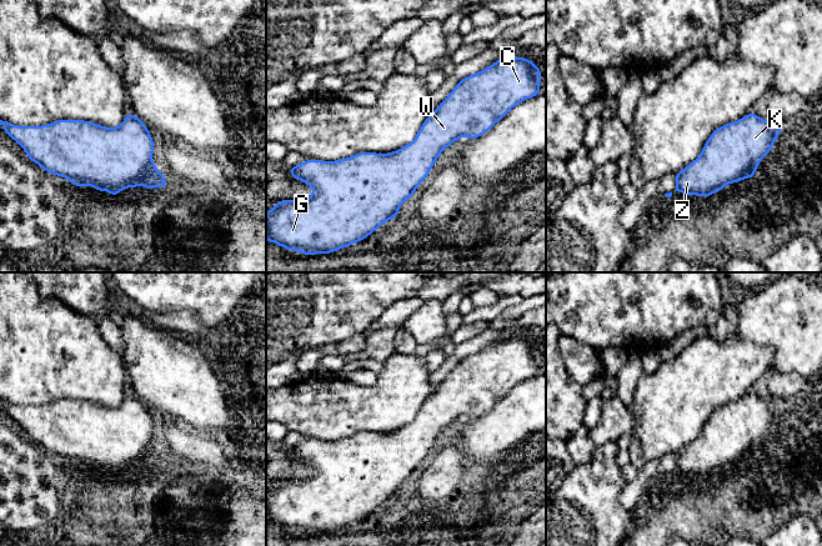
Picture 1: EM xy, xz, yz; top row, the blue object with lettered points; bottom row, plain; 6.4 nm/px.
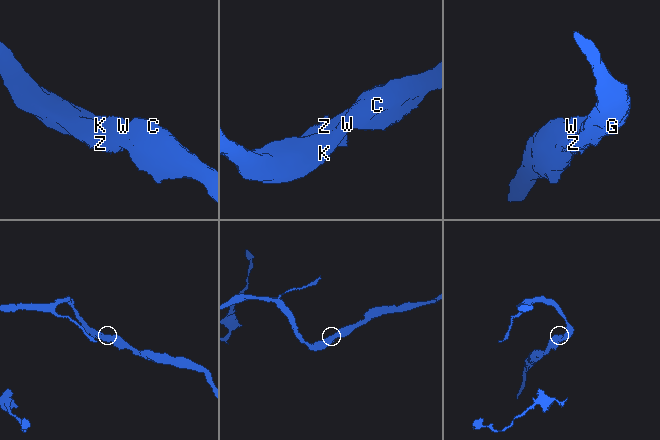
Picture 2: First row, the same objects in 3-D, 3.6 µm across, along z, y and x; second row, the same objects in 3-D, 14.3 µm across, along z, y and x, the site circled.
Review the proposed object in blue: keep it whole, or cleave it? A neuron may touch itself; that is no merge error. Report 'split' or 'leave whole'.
leave whole

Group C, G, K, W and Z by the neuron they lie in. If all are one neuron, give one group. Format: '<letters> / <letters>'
C G K W Z

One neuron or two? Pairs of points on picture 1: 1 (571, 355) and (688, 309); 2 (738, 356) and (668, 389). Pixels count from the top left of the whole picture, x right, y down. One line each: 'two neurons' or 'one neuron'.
1: two neurons
2: one neuron

